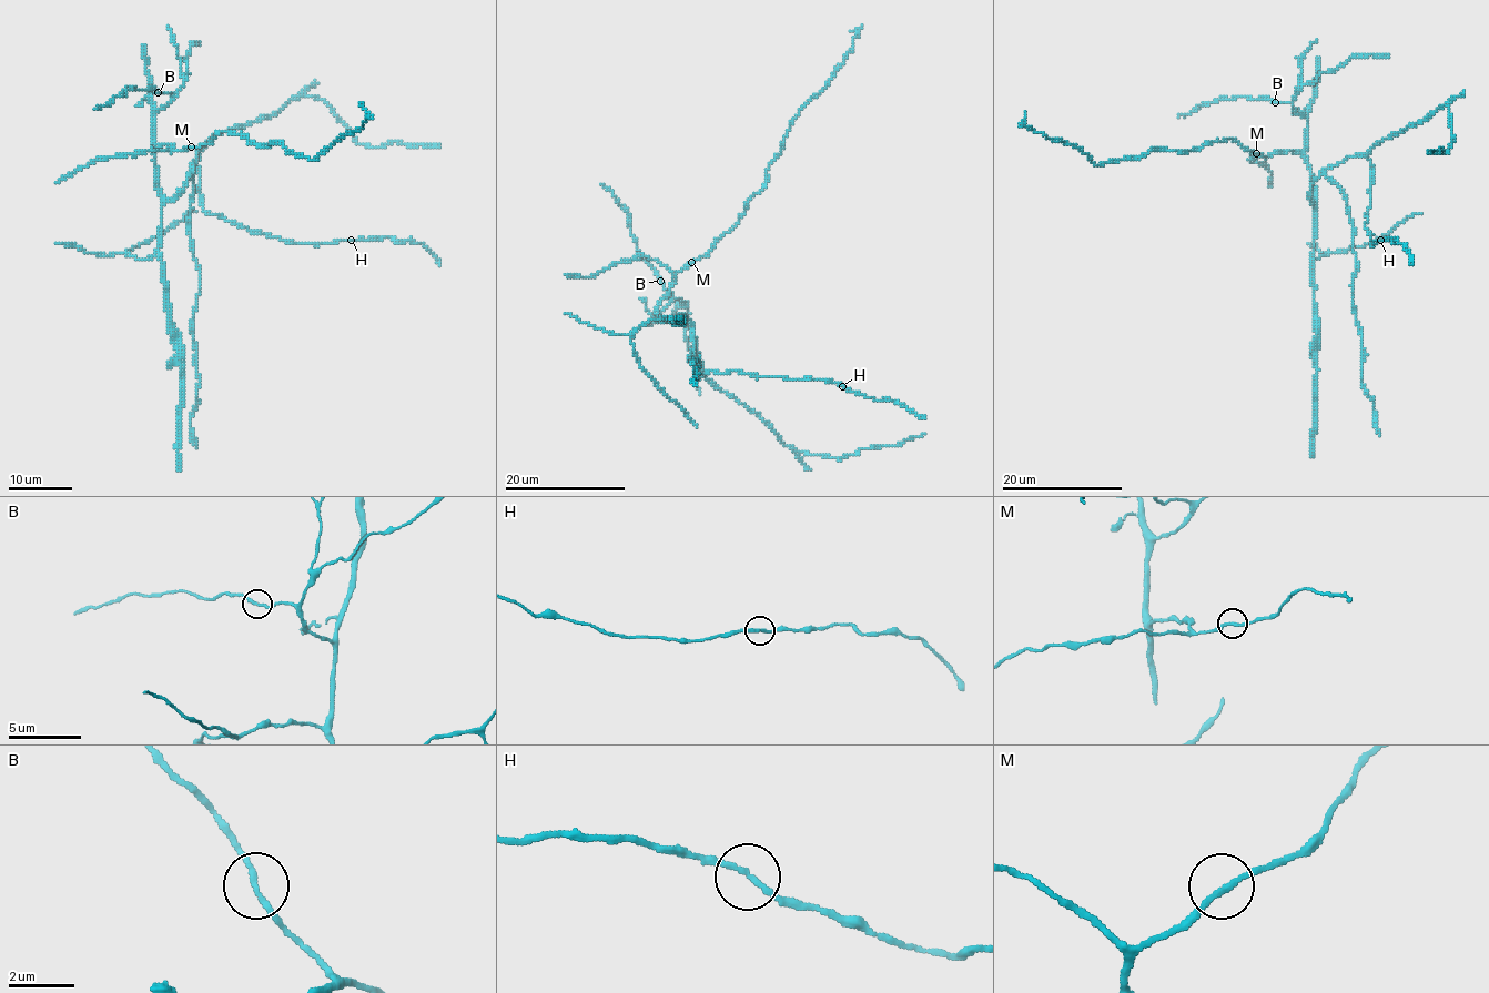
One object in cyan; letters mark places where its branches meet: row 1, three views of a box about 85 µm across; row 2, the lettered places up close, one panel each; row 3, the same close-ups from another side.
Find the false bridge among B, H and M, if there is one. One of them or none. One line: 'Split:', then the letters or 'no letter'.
Split: no letter

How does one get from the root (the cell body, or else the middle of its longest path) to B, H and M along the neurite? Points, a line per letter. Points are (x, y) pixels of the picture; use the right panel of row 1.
B: (1313, 190), (1305, 155), (1307, 120), (1298, 115), (1290, 103), (1275, 102)
H: (1313, 190), (1313, 204), (1309, 188), (1328, 168), (1365, 155), (1373, 169), (1365, 228), (1373, 244), (1380, 240)
M: (1313, 190), (1312, 171), (1300, 153), (1277, 151), (1268, 155), (1256, 153)

